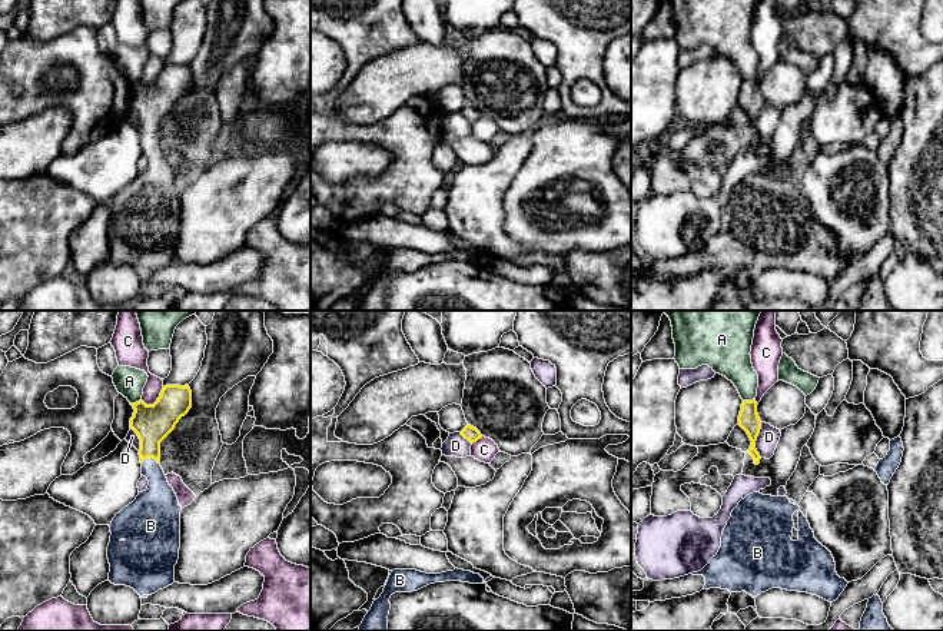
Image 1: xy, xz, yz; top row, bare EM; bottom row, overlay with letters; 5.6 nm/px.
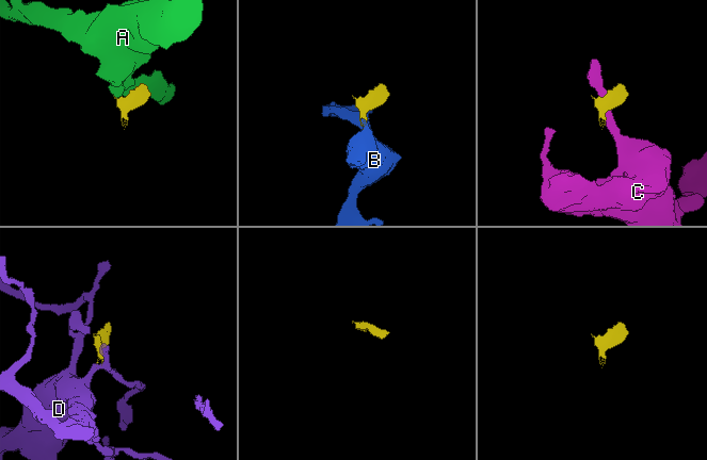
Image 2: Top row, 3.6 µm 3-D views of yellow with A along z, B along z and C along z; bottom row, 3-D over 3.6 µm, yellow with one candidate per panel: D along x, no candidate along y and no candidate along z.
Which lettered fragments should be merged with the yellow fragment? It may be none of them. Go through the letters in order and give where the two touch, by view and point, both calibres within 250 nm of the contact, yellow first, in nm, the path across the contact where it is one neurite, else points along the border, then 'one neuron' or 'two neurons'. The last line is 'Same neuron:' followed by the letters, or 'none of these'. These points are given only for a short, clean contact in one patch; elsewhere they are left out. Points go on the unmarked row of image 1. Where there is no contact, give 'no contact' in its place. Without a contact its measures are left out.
A: meets yellow in yz at (749, 80); 120 nm thick on the yellow side, 200 nm on the other; border along yz (754, 77), (743, 80); two neurons
B: meets yellow in xy at (150, 136); 200 nm thick on the yellow side, 190 nm on the other; runs through xy (153, 102), (150, 136), (159, 179); one neuron
C: meets yellow in xy at (156, 80); 200 nm thick on the yellow side, 100 nm on the other; two neurons
D: meets yellow in yz at (756, 119); 120 nm thick on the yellow side, 120 nm on the other; border along yz (761, 102), (756, 120), (756, 130), (760, 136); two neurons
Same neuron: B

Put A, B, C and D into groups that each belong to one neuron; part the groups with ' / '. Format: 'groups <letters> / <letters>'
groups A / B / C / D

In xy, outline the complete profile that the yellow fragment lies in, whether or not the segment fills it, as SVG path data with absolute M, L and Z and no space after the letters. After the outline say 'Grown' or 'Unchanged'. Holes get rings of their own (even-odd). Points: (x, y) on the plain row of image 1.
M166 64L153 84L142 79L130 83L135 89L130 109L140 119L142 155L147 157L147 169L113 197L107 239L110 243L109 260L114 265L133 268L140 276L152 275L175 262L175 245L180 228L180 190L177 176L169 165L160 146L160 122L175 109L176 103L192 87L189 64Z. Grown

